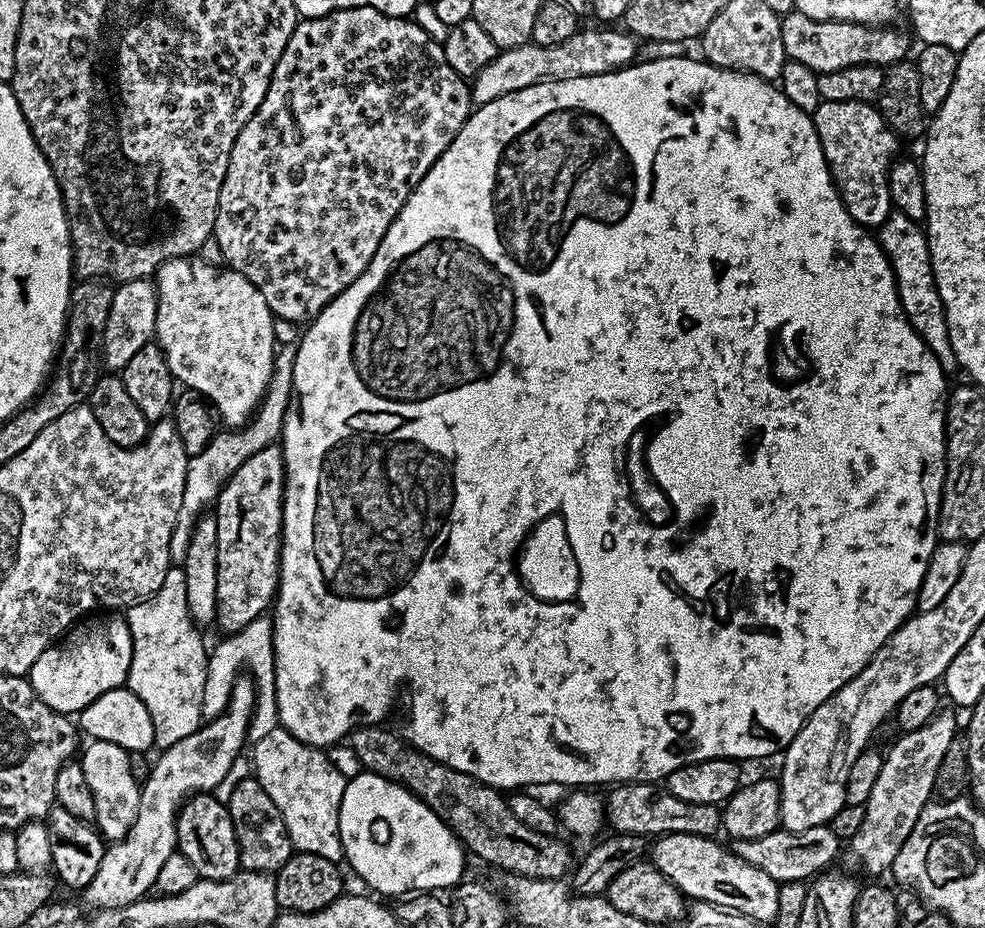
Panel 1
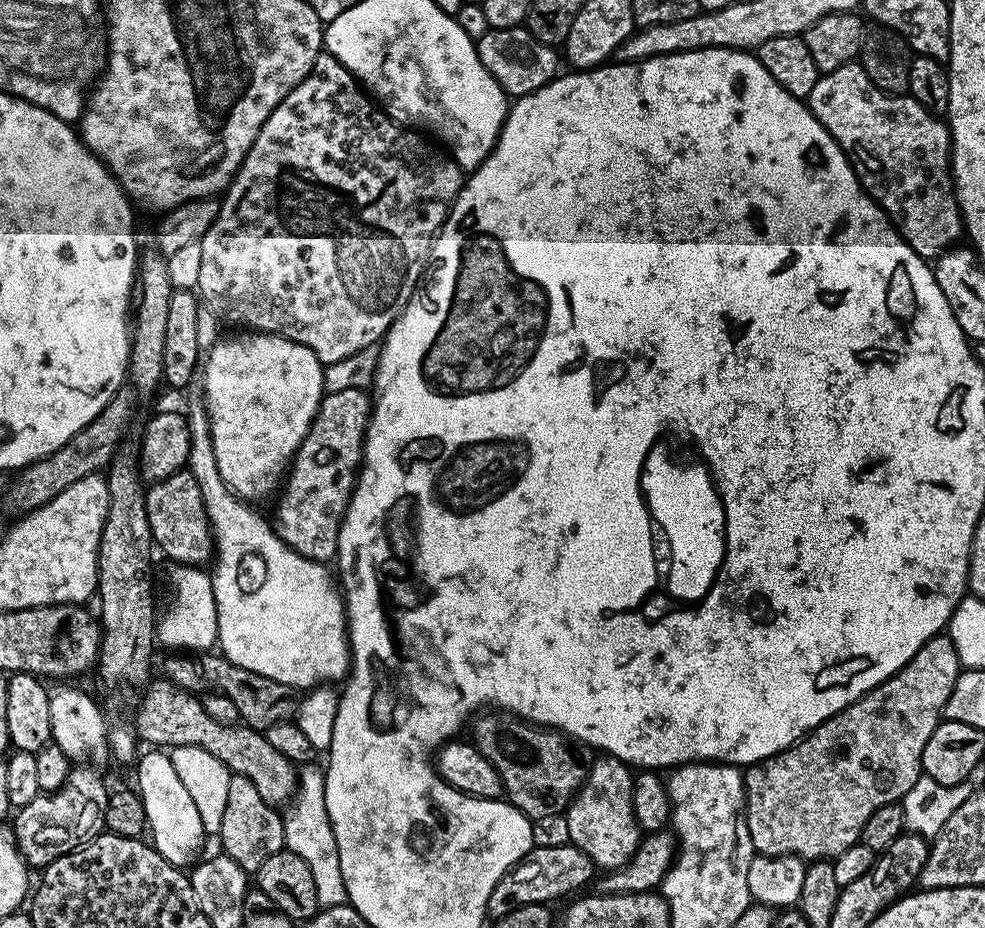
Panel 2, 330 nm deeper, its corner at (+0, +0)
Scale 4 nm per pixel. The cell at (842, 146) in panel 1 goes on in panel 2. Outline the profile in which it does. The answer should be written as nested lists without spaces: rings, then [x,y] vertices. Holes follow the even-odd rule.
[[[859,62],[823,73],[814,90],[810,90],[806,103],[846,154],[865,192],[880,205],[900,237],[923,260],[935,261],[941,252],[959,241],[956,239],[964,232],[964,222],[956,201],[956,186],[952,183],[952,138],[941,117],[926,111],[907,94],[883,92],[874,86]]]

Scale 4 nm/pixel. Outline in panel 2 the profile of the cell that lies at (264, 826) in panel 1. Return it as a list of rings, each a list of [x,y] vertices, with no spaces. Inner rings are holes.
[[[237,776],[230,778],[230,790],[226,794],[226,810],[222,814],[222,826],[218,833],[223,855],[234,858],[244,871],[254,874],[270,858],[270,854],[285,851],[284,817],[273,805],[267,804],[258,794],[257,787],[249,778]]]

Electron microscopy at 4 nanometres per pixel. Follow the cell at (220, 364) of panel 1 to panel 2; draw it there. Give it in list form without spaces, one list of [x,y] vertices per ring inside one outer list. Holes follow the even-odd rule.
[[[244,330],[239,333],[241,336],[228,336],[216,341],[213,348],[207,349],[206,359],[202,364],[202,380],[204,376],[204,400],[206,405],[206,415],[210,434],[212,435],[212,445],[214,446],[214,458],[218,461],[218,474],[222,474],[222,482],[230,486],[232,491],[245,502],[257,502],[264,500],[268,495],[275,493],[281,487],[282,477],[287,473],[292,458],[299,450],[300,444],[306,438],[310,426],[314,422],[316,412],[320,408],[320,401],[324,399],[324,369],[320,359],[306,346],[302,346],[293,340],[287,340],[285,336],[275,336],[272,332],[257,332],[255,330]]]

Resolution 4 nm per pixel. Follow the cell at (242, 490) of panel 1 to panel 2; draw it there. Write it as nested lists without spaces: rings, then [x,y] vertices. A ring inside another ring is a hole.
[[[362,388],[327,393],[283,477],[274,519],[276,535],[298,554],[319,564],[336,560],[338,534],[364,458],[364,435],[372,419],[372,405],[369,393]]]

